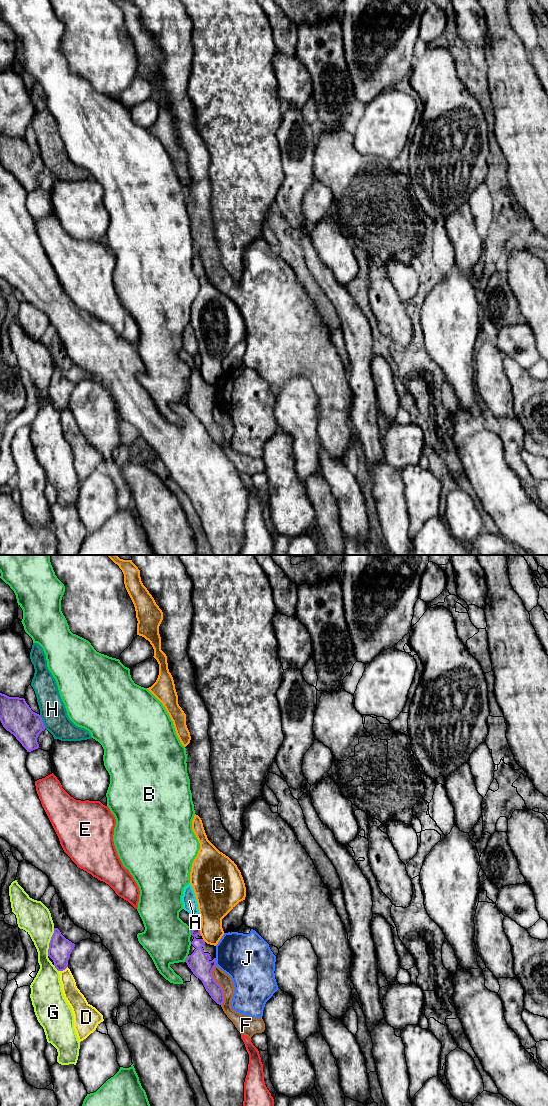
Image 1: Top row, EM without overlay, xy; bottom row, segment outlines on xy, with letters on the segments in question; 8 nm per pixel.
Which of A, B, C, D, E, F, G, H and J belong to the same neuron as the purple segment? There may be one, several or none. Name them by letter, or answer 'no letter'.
no letter

